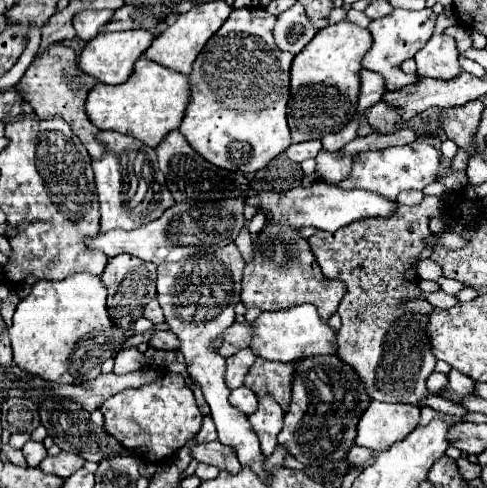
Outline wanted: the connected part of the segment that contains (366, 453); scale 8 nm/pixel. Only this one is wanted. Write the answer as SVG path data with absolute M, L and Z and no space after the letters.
M354 445L354 447L348 451L348 457L346 457L346 459L348 459L350 463L354 463L354 465L362 465L370 455L372 455L370 449L362 449L362 447Z

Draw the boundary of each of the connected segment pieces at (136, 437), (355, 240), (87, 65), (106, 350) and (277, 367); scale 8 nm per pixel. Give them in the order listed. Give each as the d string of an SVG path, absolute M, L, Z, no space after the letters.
M166 373L162 381L144 385L142 389L126 389L104 401L100 411L104 415L106 431L136 457L148 463L172 457L202 427L202 413L196 405L194 393L186 387L184 377L178 373Z
M425 196L420 205L398 205L398 209L390 217L370 217L354 221L334 233L316 231L308 243L310 249L328 279L340 279L346 285L346 295L340 301L338 315L342 317L342 327L338 331L338 357L348 363L362 383L366 385L366 393L370 399L386 401L386 403L418 403L420 399L428 397L426 379L434 371L436 357L430 351L426 325L428 313L432 305L424 299L414 299L422 291L418 289L418 255L422 253L424 237L430 235L428 222L431 218L445 212L443 202L435 196Z
M146 29L120 31L120 33L100 33L92 41L88 41L86 47L82 49L82 53L78 57L78 67L84 73L96 77L100 83L120 85L132 75L134 61L150 47L152 41L154 41L154 35L150 31L146 31Z
M76 273L62 281L38 281L32 287L32 293L18 303L8 335L12 343L14 365L18 365L22 371L52 383L80 385L100 375L100 365L110 359L112 349L122 337L122 331L116 329L106 313L106 287L102 285L100 277L90 273Z
M256 359L250 371L246 373L244 387L252 389L258 397L272 395L278 405L288 411L290 393L292 393L292 377L294 377L294 363L278 363L278 361L262 361Z

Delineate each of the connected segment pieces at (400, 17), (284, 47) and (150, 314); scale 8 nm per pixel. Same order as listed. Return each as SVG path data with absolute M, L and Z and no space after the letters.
M394 9L390 17L374 19L368 25L368 31L372 33L372 47L362 59L362 67L380 73L386 79L386 91L396 91L406 85L412 85L420 79L418 73L404 73L400 67L406 59L412 59L432 37L436 25L436 15L432 9L422 9L422 11L406 11L406 9Z
M294 3L290 9L278 15L274 25L274 41L280 51L300 53L304 45L316 35L316 29L310 25L306 11L300 3Z
M152 299L150 305L144 307L144 317L150 319L152 323L164 323L164 315L162 315L162 309L160 309L156 299Z

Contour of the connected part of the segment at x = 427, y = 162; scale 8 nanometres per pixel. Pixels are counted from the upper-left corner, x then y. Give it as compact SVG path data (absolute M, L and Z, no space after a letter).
M414 141L414 143L404 145L404 147L388 147L388 149L366 151L366 153L356 155L352 173L344 181L340 181L338 187L342 187L342 189L366 189L366 191L372 191L376 195L382 195L384 199L396 201L400 191L424 189L426 185L430 185L434 181L444 183L446 189L460 189L464 185L468 185L468 177L464 175L464 171L454 173L448 169L442 179L436 179L438 169L440 169L440 151L434 149L426 141Z

